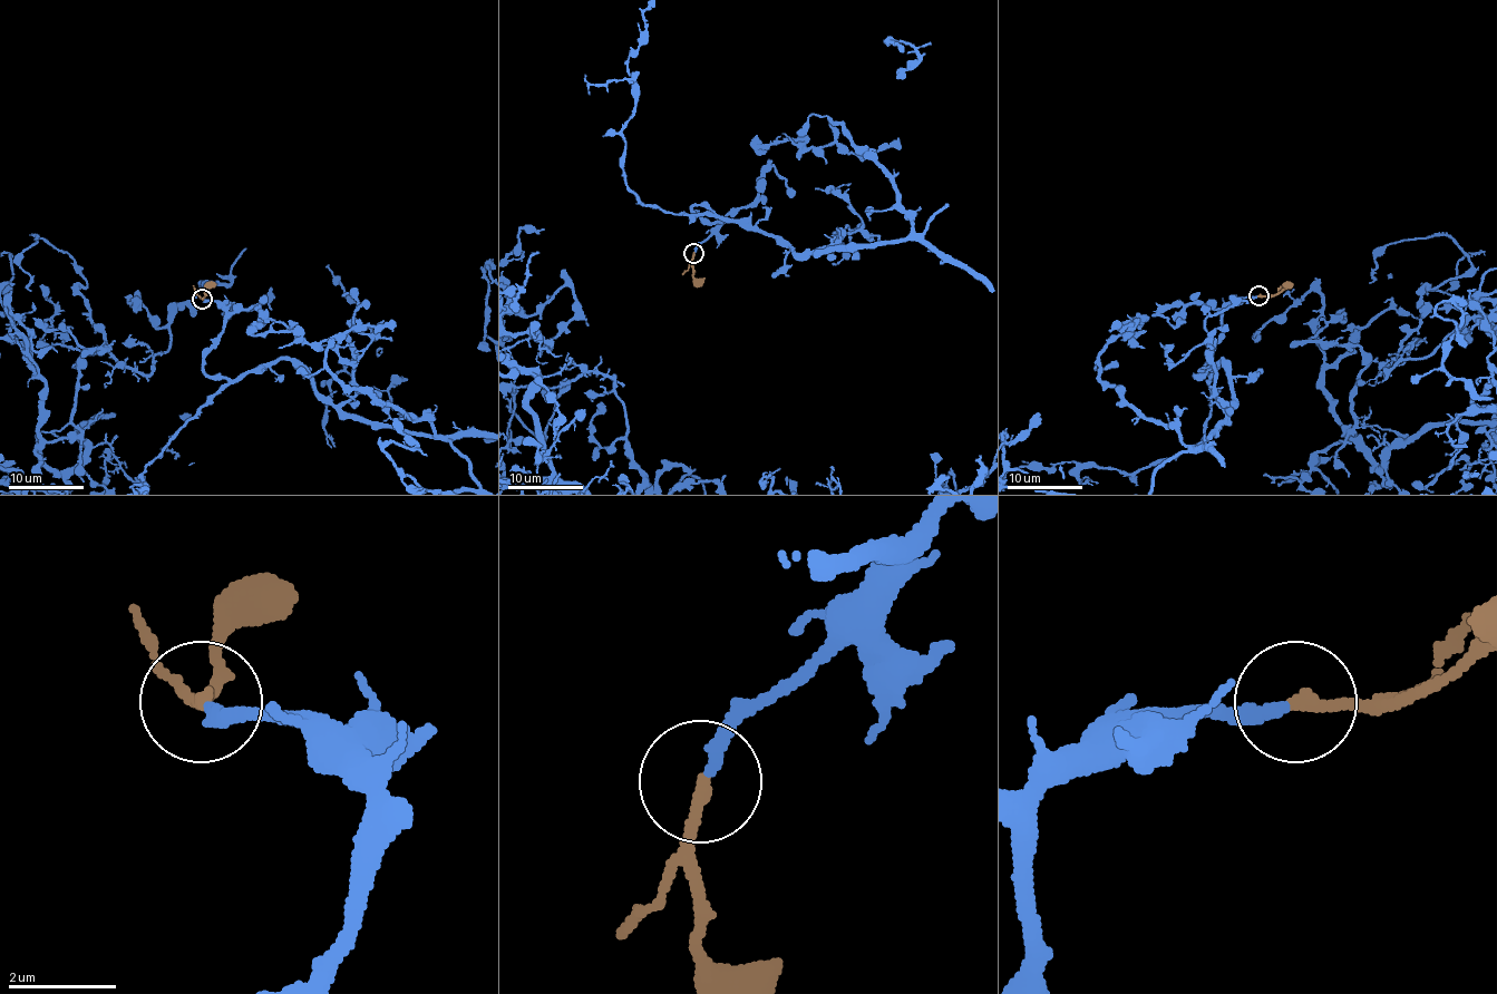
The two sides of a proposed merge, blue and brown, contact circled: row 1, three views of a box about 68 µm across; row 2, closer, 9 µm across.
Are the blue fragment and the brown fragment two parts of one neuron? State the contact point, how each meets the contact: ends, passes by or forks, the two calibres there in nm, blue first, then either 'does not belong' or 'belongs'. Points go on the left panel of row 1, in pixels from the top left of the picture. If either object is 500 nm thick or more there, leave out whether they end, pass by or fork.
(202, 299) | blue ends | brown ends | 240/240 nm | belongs

